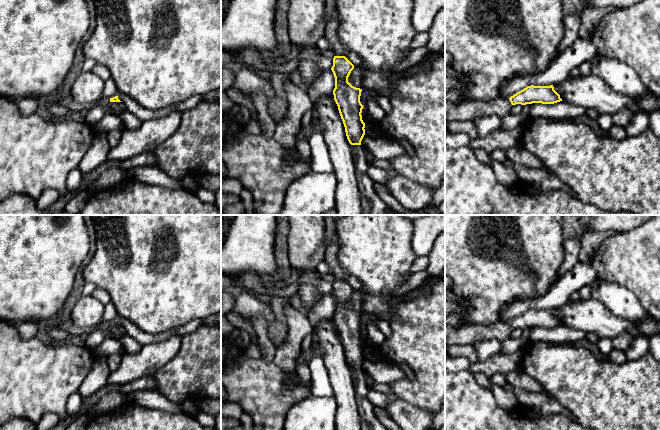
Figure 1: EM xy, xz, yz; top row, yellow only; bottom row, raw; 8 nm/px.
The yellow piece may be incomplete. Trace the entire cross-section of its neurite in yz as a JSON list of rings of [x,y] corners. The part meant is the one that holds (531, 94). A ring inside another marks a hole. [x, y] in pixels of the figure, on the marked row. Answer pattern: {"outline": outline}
{"outline": [[[527,86],[509,99],[499,97],[491,101],[466,100],[455,104],[445,100],[445,123],[451,121],[474,121],[485,115],[497,115],[501,119],[510,114],[513,105],[554,104],[562,101],[560,95],[550,86]]]}

